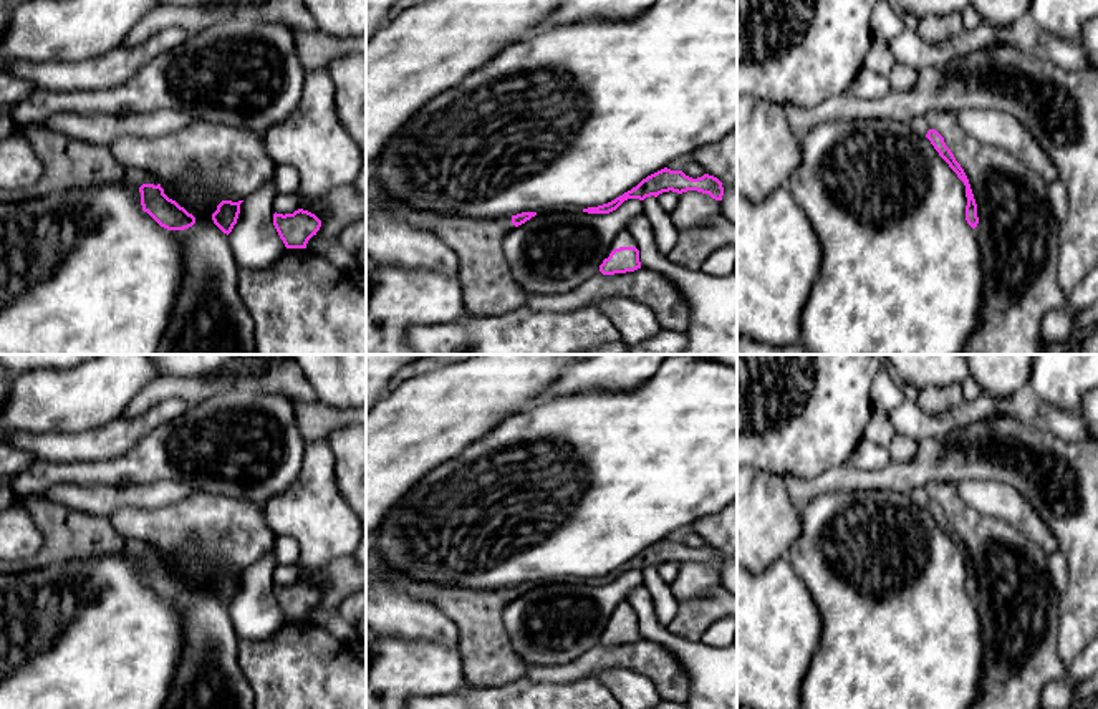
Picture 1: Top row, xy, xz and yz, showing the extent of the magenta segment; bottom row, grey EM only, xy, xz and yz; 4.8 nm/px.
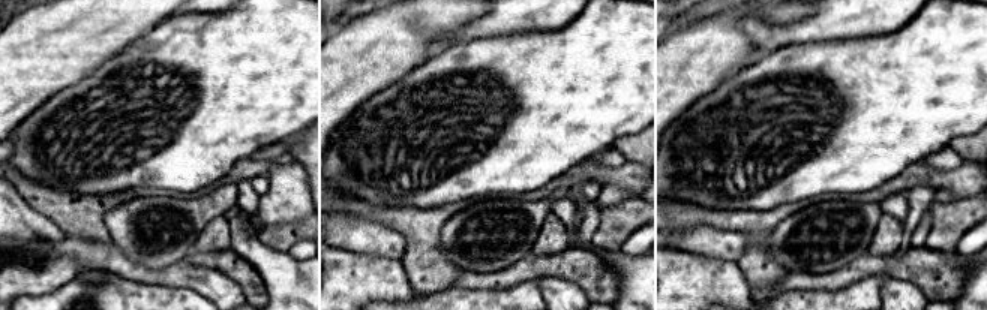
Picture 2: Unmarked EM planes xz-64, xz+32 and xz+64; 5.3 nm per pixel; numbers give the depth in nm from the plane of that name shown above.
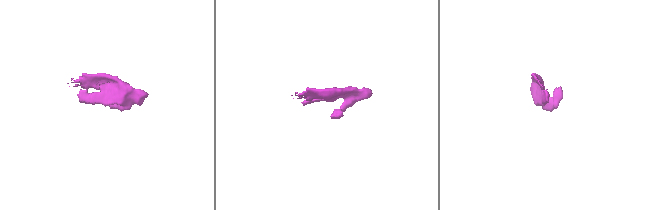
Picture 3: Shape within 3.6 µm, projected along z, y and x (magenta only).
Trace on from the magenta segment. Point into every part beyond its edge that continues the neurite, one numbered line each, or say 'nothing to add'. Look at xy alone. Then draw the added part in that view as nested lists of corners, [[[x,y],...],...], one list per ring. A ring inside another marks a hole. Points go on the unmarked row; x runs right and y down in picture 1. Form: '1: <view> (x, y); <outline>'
1: xy (68, 535); [[[46,494],[17,500],[43,533],[43,547],[33,557],[43,567],[99,555],[126,555],[139,560],[159,552],[141,540],[121,535],[108,517],[79,514],[51,502]]]

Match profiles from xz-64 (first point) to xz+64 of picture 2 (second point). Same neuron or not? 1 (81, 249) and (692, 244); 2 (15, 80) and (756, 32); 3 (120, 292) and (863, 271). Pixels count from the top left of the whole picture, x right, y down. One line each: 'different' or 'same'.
1: different
2: different
3: different

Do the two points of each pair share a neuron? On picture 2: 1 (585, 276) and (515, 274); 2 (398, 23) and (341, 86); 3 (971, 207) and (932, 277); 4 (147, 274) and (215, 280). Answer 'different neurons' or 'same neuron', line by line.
1: same neuron
2: same neuron
3: different neurons
4: same neuron

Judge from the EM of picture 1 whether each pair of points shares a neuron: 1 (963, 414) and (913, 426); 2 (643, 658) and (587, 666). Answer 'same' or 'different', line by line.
1: same
2: same

